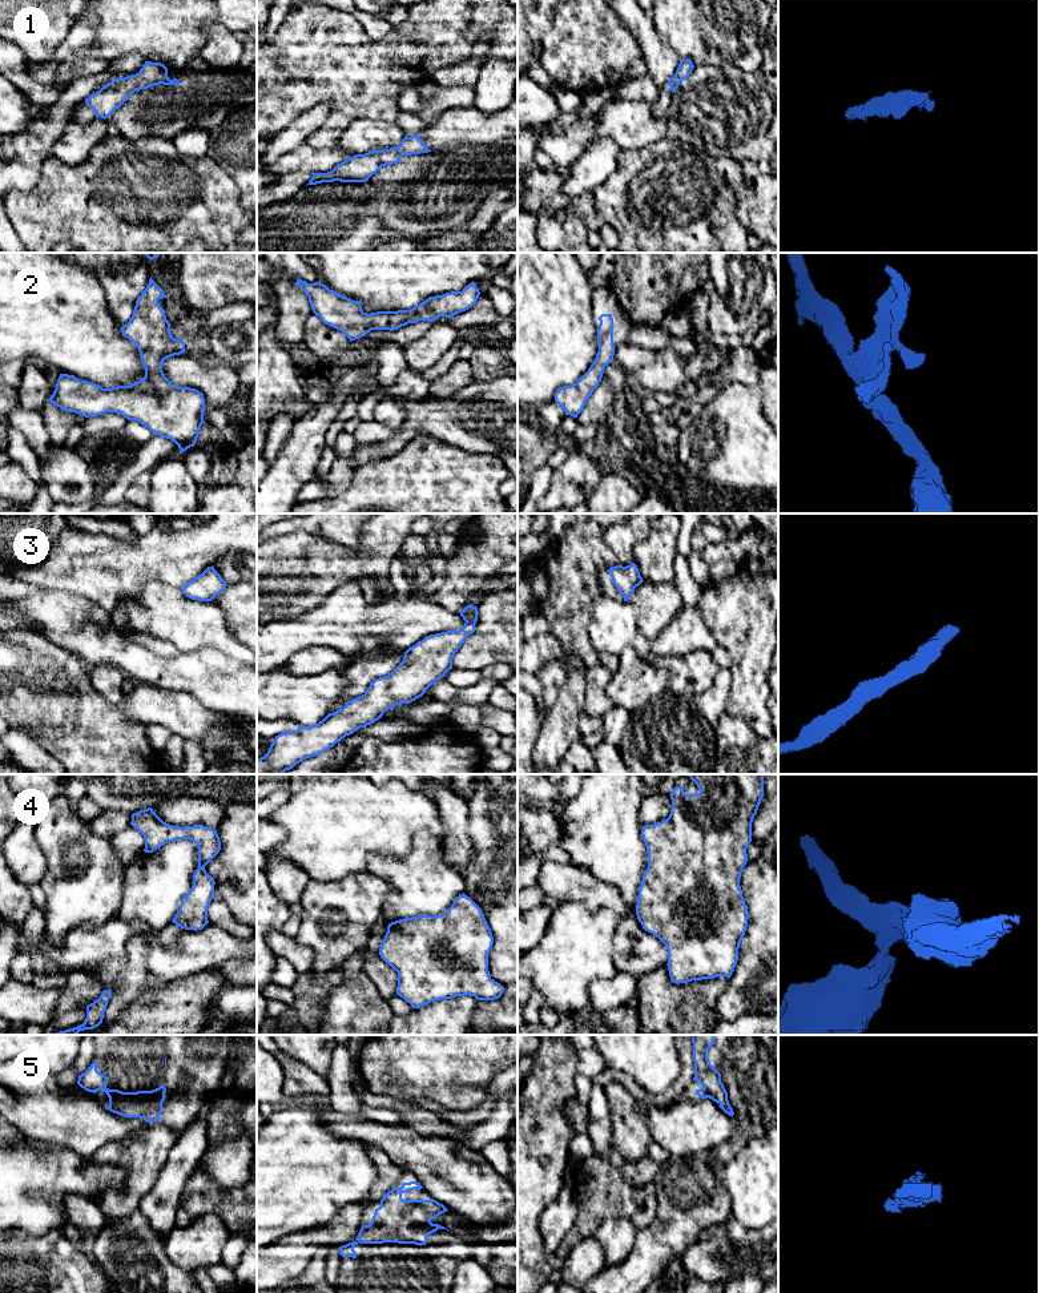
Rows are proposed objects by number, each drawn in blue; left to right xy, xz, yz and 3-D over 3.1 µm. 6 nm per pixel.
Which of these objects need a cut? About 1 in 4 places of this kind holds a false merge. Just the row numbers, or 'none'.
none

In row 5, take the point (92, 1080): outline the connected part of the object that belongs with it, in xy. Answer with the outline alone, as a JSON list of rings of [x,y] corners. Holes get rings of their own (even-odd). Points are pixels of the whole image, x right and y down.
[[[93,1060],[90,1067],[78,1075],[77,1084],[88,1092],[96,1093],[100,1089],[105,1092],[109,1097],[109,1104],[105,1108],[113,1113],[125,1117],[140,1117],[148,1123],[160,1121],[166,1092],[162,1084],[152,1091],[122,1092],[109,1089],[106,1081],[108,1076],[97,1071],[97,1062]]]

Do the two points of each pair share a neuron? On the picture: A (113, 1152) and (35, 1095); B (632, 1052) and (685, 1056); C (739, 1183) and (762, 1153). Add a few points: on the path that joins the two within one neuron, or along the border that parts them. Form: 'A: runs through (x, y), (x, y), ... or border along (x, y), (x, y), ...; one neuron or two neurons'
A: border along (116, 1142), (108, 1142), (91, 1156); two neurons
B: border along (677, 1048), (681, 1075), (671, 1087); two neurons
C: runs through (745, 1176), (761, 1160); one neuron

